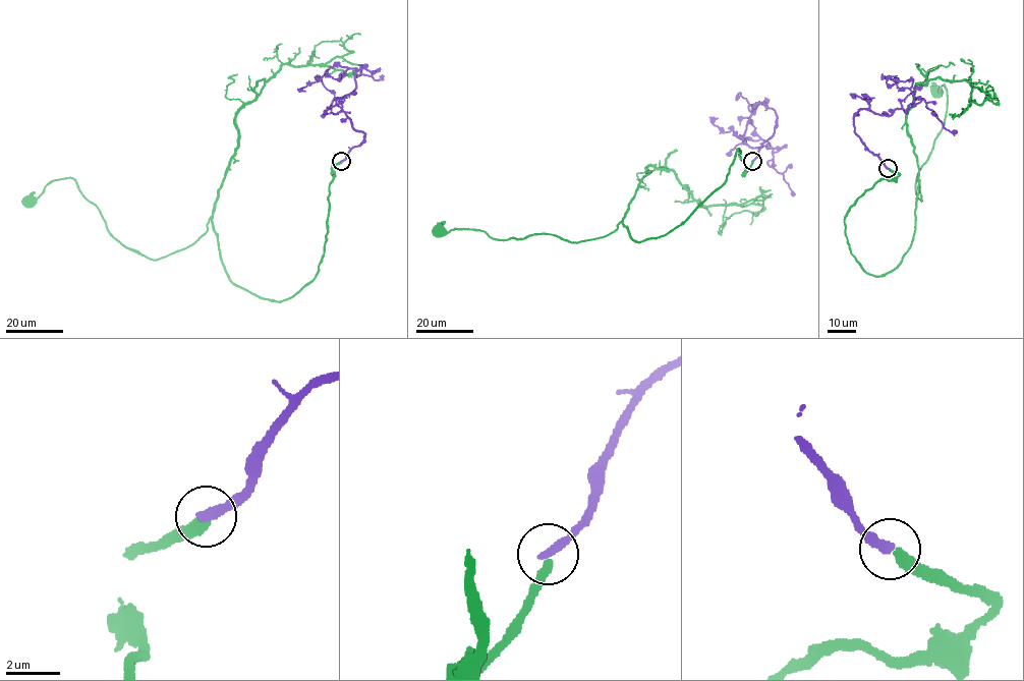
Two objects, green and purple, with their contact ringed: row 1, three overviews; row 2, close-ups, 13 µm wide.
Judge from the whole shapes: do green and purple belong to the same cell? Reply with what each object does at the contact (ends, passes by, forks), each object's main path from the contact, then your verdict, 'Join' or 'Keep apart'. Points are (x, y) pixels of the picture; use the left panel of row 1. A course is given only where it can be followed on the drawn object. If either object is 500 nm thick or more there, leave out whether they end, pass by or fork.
At the ring green ends. At the ring purple ends. Course of green: (341, 161), (319, 270), (277, 301), (234, 285), (210, 218), (155, 260), (116, 240), (72, 178), (29, 202). Course of purple: (341, 161), (364, 132), (343, 110), (332, 112), (332, 103), (353, 90), (358, 69), (334, 64), (297, 89). Keep apart

